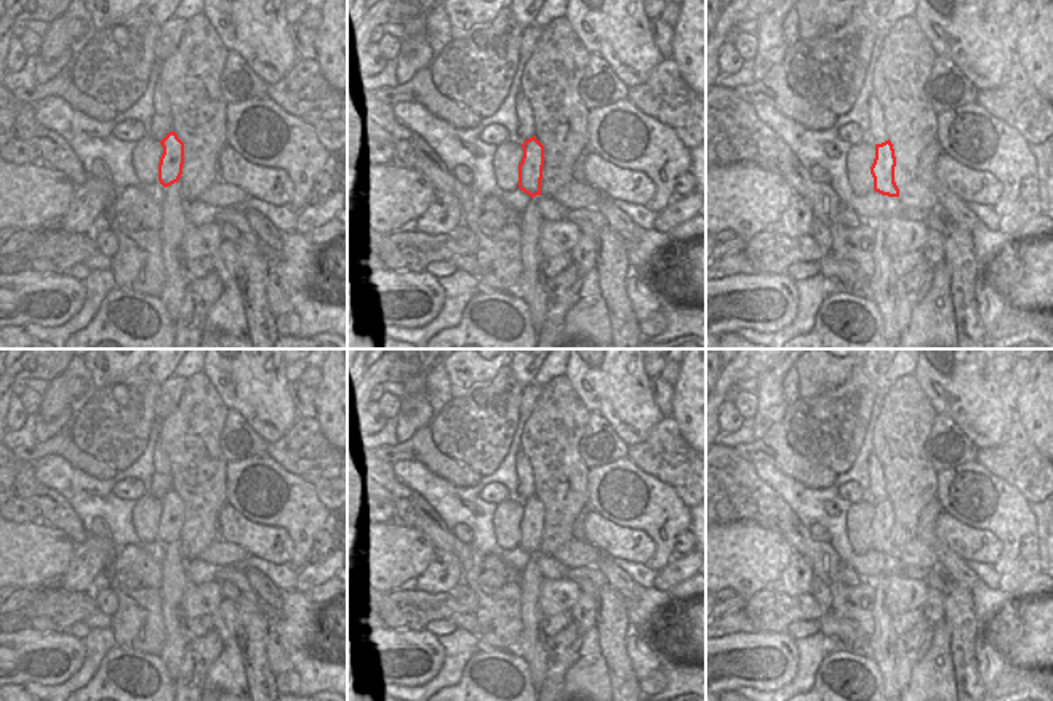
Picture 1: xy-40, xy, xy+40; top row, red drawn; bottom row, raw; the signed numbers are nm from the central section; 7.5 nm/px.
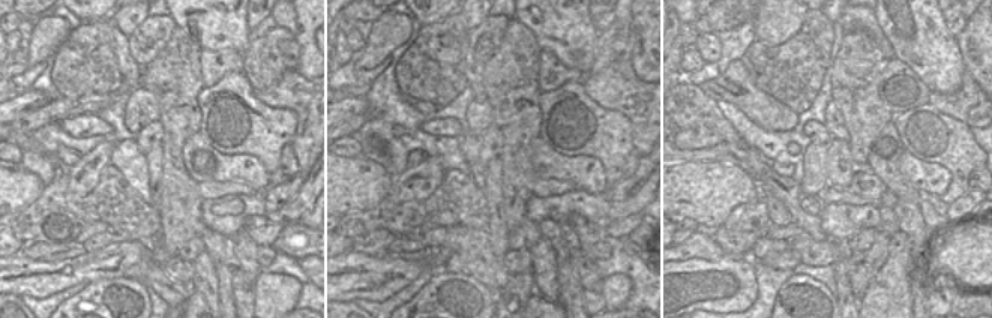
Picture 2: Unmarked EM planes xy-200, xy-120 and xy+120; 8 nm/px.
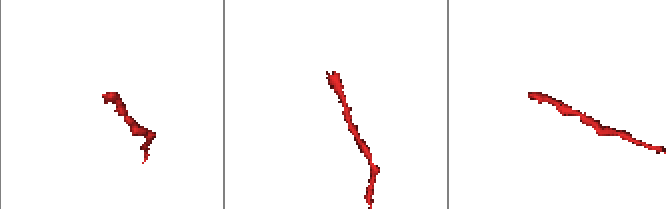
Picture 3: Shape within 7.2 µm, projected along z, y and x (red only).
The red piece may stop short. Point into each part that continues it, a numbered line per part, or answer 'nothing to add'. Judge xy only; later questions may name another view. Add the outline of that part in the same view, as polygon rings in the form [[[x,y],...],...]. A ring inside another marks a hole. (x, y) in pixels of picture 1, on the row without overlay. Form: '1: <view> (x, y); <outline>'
nothing to add

